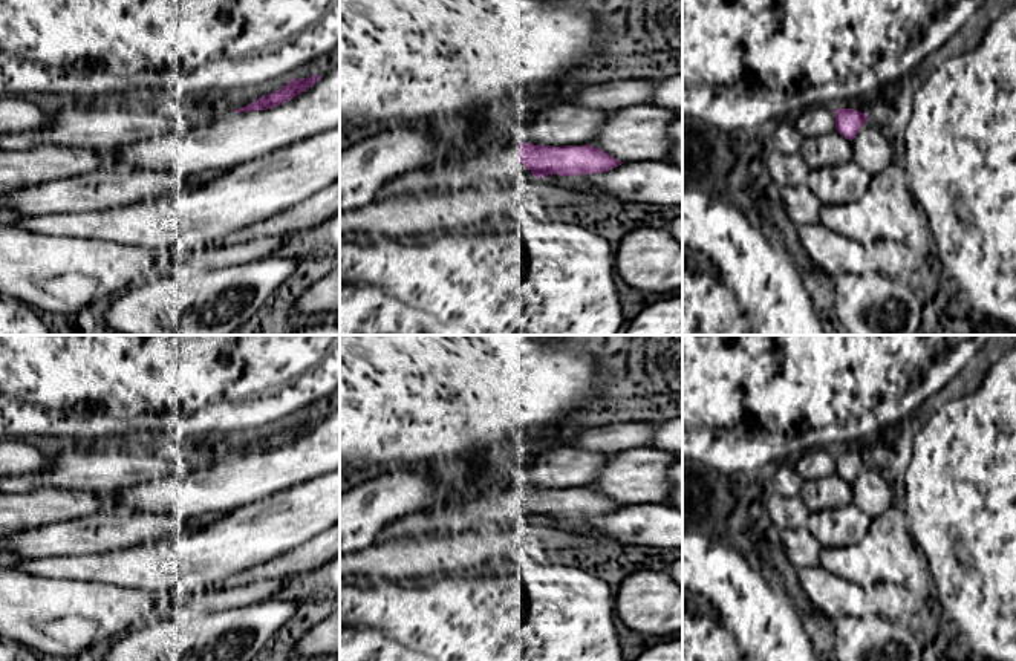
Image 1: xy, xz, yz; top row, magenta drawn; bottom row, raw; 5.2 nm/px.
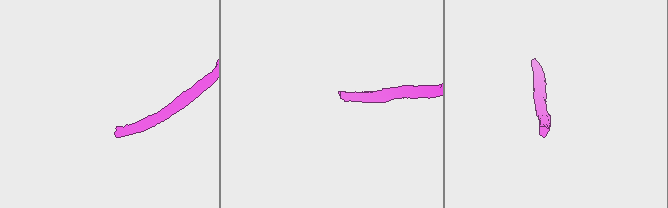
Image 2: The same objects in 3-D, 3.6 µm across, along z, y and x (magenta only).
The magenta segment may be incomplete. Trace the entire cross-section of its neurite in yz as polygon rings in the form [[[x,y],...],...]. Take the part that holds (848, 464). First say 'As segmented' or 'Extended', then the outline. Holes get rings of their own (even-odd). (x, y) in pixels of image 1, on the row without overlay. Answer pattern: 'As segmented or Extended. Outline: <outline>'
As segmented. Outline: [[[835,450],[835,473],[846,482],[852,484],[860,470],[868,464],[868,456],[854,451]]]

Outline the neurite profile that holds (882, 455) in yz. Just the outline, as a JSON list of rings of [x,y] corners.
[[[877,438],[868,445],[868,462],[877,470],[891,473],[901,454],[901,448],[892,444],[891,438]]]

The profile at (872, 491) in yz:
[[[866,464],[852,482],[852,503],[871,519],[883,514],[894,505],[895,482],[872,464]]]

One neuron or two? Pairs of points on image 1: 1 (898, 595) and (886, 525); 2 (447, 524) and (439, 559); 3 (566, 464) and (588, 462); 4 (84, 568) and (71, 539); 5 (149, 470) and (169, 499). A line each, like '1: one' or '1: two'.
1: two
2: two
3: one
4: two
5: two

